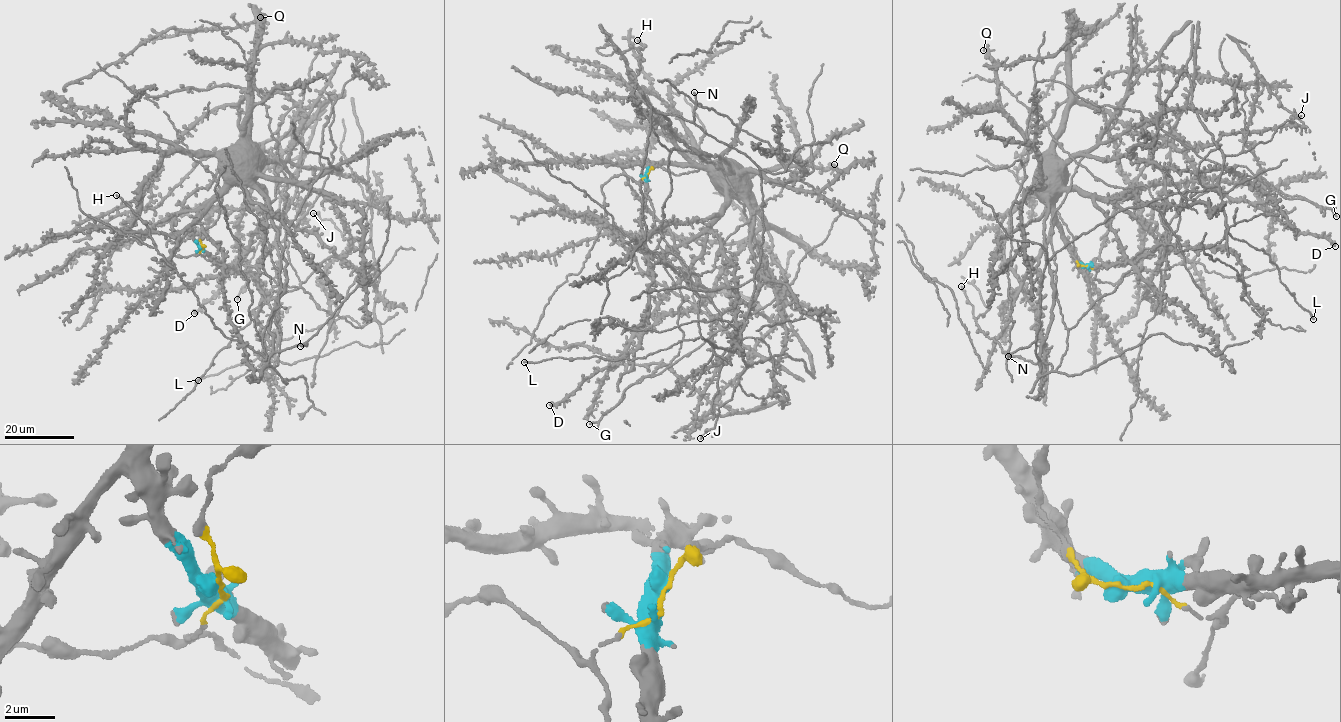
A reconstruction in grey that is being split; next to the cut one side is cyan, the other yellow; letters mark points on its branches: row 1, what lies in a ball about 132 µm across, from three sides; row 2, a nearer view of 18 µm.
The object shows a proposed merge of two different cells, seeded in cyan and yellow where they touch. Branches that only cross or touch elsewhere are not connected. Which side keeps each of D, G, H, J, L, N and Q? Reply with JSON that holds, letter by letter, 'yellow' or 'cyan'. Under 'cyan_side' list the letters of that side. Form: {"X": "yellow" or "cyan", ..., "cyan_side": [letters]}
{"D": "cyan", "G": "cyan", "H": "cyan", "J": "yellow", "L": "yellow", "N": "cyan", "Q": "cyan", "cyan_side": ["D", "G", "H", "N", "Q"]}

